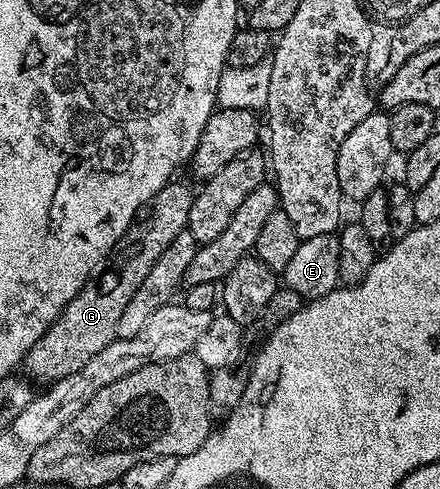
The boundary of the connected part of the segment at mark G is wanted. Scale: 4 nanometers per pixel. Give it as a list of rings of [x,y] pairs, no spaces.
[[[169,180],[156,193],[156,197],[150,203],[152,219],[136,235],[133,233],[127,239],[129,258],[117,270],[108,270],[100,279],[97,277],[83,286],[74,296],[74,300],[70,300],[70,304],[64,306],[60,317],[52,323],[49,330],[44,332],[38,344],[30,348],[22,366],[23,369],[28,369],[27,377],[33,383],[51,384],[78,372],[78,368],[84,367],[93,356],[98,356],[98,352],[102,352],[102,348],[106,348],[106,344],[110,344],[117,338],[118,320],[122,320],[122,312],[126,312],[126,304],[134,300],[134,292],[142,288],[142,280],[146,280],[150,268],[158,264],[162,252],[170,248],[174,236],[188,229],[194,190],[191,190],[186,183],[176,181]]]

